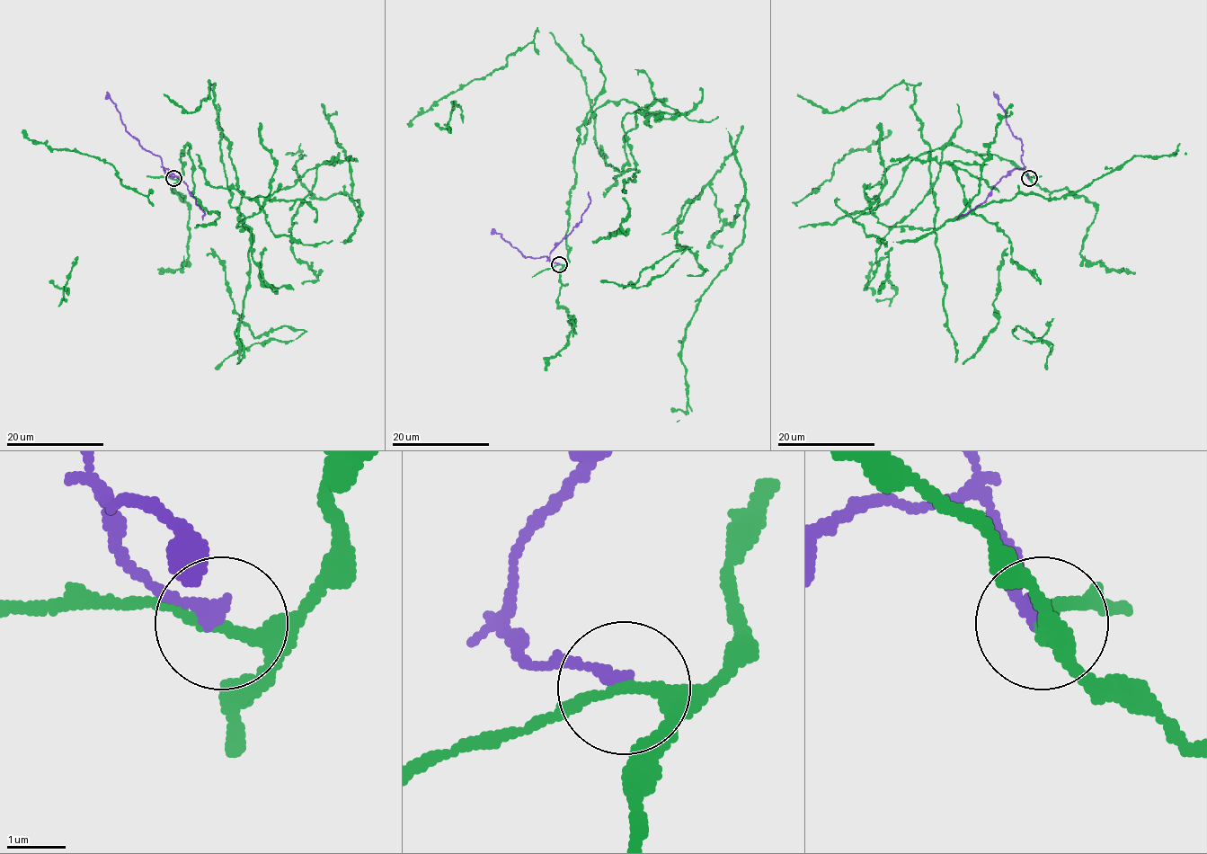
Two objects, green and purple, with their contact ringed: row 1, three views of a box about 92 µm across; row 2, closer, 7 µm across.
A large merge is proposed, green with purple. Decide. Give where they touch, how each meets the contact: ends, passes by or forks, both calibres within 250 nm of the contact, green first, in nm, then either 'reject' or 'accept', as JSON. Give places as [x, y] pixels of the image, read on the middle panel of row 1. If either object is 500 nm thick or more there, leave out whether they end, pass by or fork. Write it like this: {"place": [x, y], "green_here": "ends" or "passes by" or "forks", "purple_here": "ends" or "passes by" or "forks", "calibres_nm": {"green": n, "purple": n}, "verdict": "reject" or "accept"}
{"place": [559, 264], "green_here": "passes by", "purple_here": "ends", "calibres_nm": {"green": 220, "purple": 240}, "verdict": "reject"}

